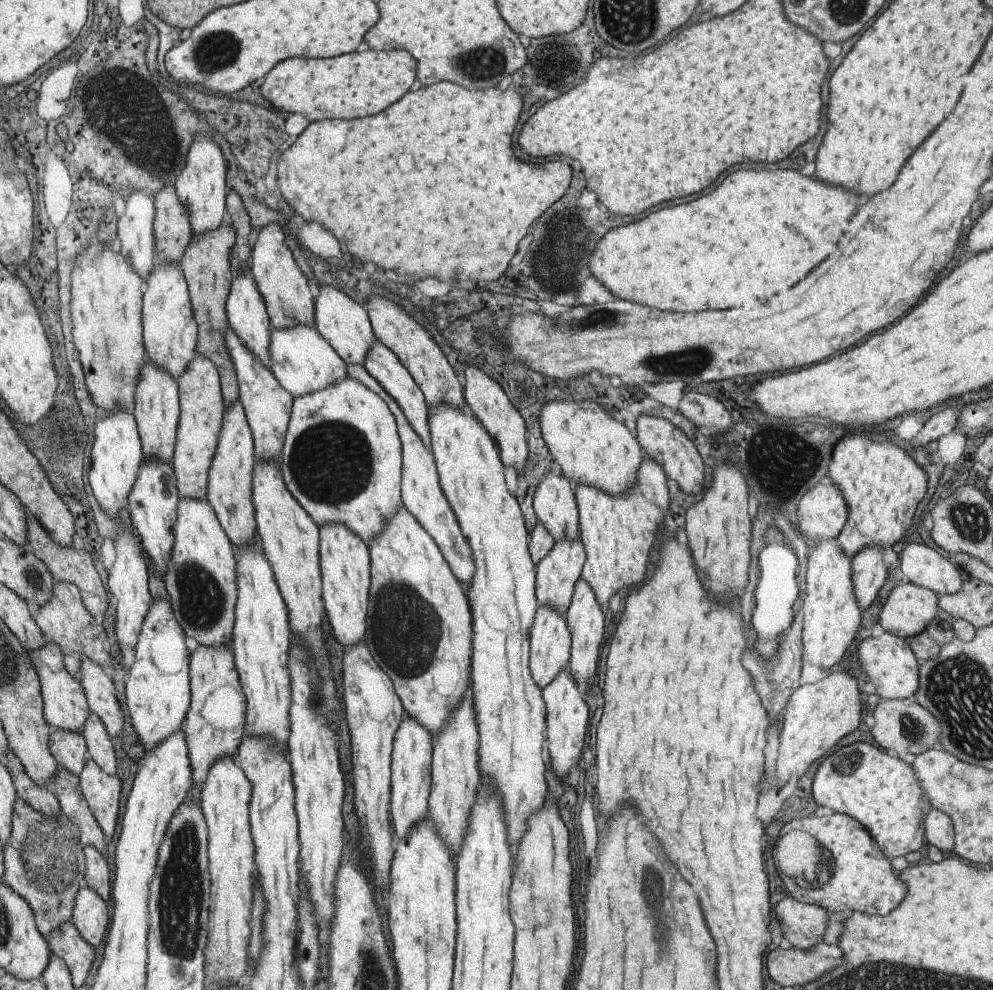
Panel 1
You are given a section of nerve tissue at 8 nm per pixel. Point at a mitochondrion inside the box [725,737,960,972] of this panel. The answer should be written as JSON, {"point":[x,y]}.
{"point":[825,862]}

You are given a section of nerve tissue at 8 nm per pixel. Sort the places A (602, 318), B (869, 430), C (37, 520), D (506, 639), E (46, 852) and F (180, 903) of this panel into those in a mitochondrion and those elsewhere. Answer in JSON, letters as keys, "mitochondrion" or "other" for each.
{"A":"mitochondrion","B":"other","C":"other","D":"other","E":"mitochondrion","F":"mitochondrion"}

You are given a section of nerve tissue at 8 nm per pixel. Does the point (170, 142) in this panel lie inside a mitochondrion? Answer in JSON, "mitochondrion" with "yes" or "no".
{"mitochondrion":"yes"}

